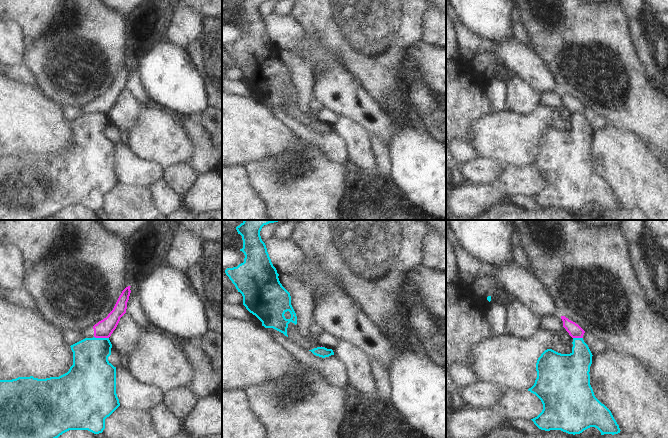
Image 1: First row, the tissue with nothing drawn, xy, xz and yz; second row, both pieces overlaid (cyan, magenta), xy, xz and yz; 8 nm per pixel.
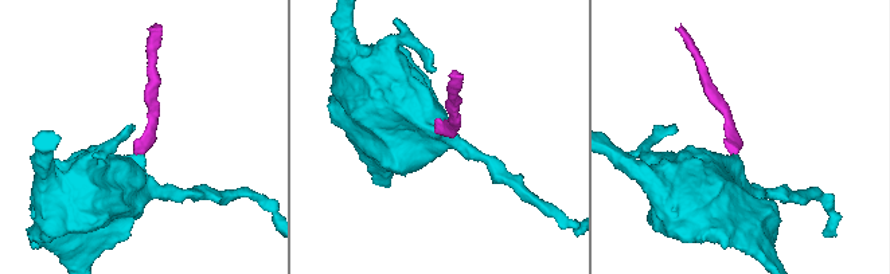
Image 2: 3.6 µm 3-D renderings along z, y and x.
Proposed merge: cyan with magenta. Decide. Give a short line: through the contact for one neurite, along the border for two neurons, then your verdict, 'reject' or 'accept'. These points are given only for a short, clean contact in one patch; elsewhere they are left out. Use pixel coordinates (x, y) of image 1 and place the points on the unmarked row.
reject

